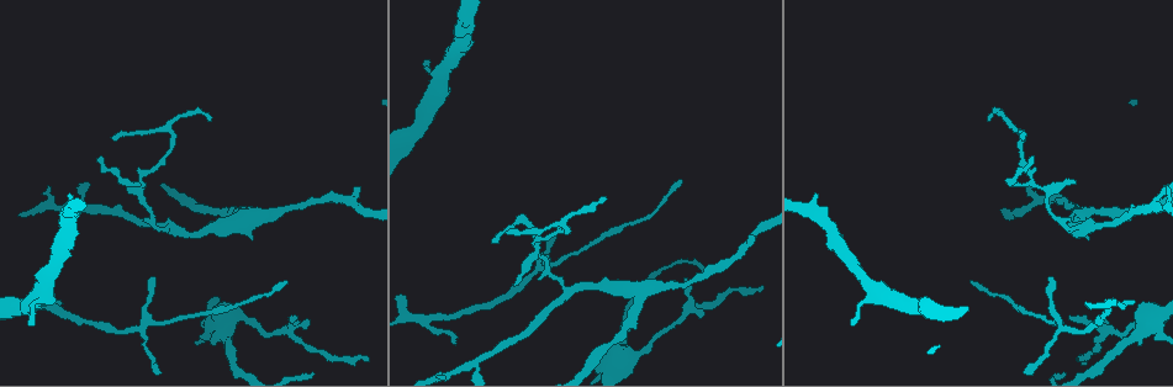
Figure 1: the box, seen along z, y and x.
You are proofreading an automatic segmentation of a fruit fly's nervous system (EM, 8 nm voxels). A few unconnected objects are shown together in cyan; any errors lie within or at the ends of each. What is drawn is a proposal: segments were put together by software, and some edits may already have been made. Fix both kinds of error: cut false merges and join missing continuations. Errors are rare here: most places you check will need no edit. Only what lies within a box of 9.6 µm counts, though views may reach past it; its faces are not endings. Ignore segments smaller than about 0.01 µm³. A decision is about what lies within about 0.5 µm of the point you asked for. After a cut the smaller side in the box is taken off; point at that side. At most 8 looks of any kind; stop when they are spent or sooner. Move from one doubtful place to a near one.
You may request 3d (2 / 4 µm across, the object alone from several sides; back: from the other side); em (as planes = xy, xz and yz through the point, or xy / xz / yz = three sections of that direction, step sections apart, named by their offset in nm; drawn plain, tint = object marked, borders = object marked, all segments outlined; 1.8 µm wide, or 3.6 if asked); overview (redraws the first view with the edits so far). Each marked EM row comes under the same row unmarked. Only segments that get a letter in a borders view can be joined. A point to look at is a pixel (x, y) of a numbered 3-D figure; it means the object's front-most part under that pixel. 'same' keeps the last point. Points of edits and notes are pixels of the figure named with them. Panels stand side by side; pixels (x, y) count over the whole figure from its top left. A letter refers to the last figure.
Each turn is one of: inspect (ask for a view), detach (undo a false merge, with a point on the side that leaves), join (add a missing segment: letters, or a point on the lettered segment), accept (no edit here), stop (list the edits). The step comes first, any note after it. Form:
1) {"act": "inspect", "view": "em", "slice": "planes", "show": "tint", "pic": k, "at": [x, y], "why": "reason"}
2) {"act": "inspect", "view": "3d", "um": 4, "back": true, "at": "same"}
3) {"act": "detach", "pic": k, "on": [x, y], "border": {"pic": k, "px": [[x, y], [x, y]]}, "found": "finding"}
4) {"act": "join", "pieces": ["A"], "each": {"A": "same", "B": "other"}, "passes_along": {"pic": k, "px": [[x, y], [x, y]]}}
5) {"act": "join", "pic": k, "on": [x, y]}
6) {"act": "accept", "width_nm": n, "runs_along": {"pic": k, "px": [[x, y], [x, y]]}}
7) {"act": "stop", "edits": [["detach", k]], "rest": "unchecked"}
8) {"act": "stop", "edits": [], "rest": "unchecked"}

{"act": "inspect", "view": "3d", "um": 4, "pic": 1, "at": [753, 236], "why": "free end"}

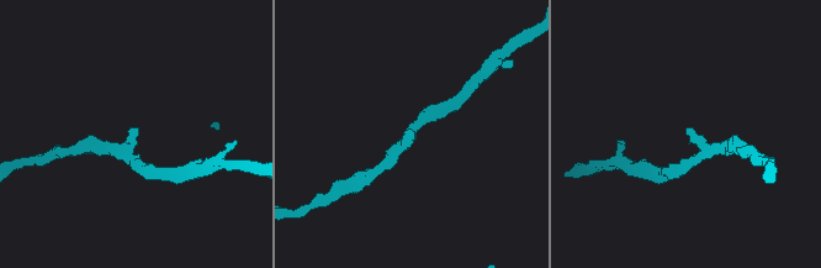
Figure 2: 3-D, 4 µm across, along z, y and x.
{"act": "inspect", "view": "em", "slice": "planes", "show": "borders", "pic": 2, "at": [688, 130]}

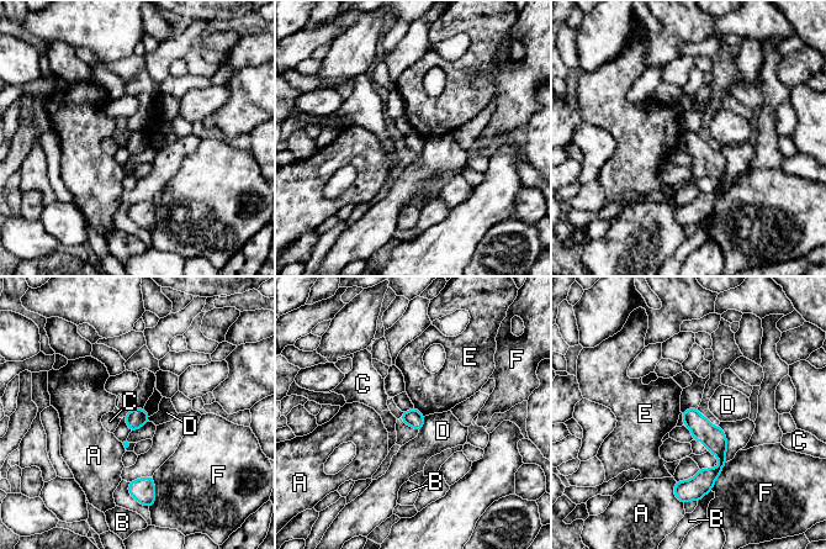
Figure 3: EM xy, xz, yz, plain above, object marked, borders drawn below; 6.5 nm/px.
{"act": "accept", "width_nm": 120, "each": {"A": "other", "B": "other", "C": "other", "D": "other", "E": "other", "F": "other"}, "border": {"pic": 3, "px": [[413, 407], [424, 416]]}, "found": "none of them fits"}

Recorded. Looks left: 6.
{"act": "inspect", "view": "em", "slice": "planes", "show": "borders", "pic": 1, "at": [1033, 187], "why": "four-way junction"}

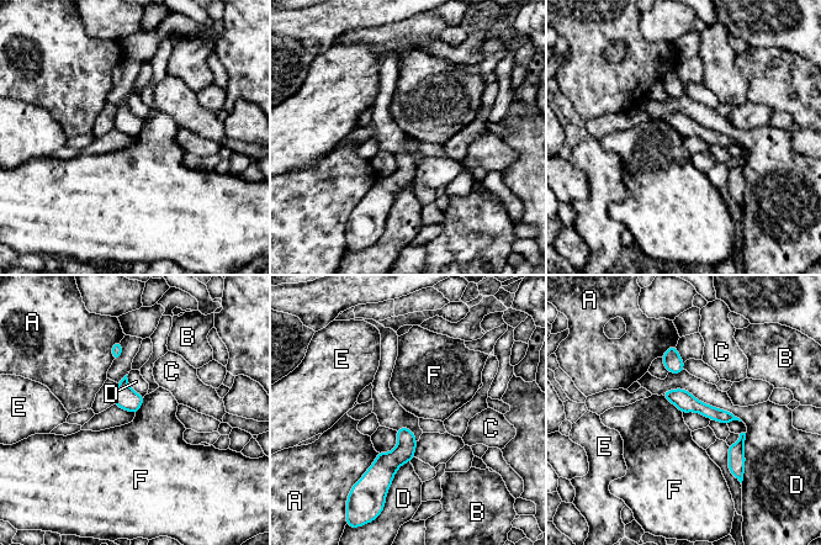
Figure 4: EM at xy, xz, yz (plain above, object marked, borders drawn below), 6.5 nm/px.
{"act": "accept", "width_nm": 110, "each": {"A": "other", "B": "other", "C": "other", "D": "other", "E": "other", "F": "other"}, "runs_along": {"pic": 4, "px": [[667, 395], [713, 413], [731, 417]]}, "found": "all the same neuron"}

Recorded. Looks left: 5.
{"act": "inspect", "view": "3d", "um": 4, "pic": 1, "at": [683, 279], "why": "branch stops here"}

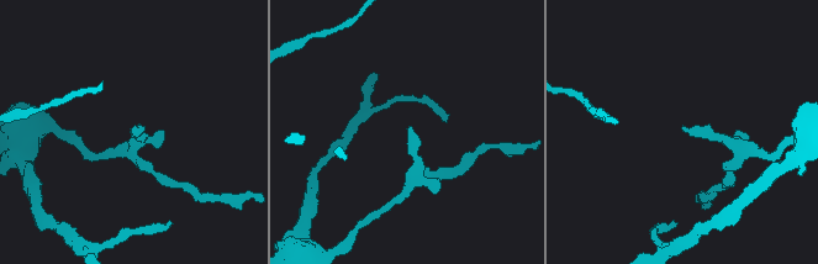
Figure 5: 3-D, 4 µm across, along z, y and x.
{"act": "inspect", "view": "em", "slice": "planes", "show": "borders", "pic": 5, "at": [412, 130]}

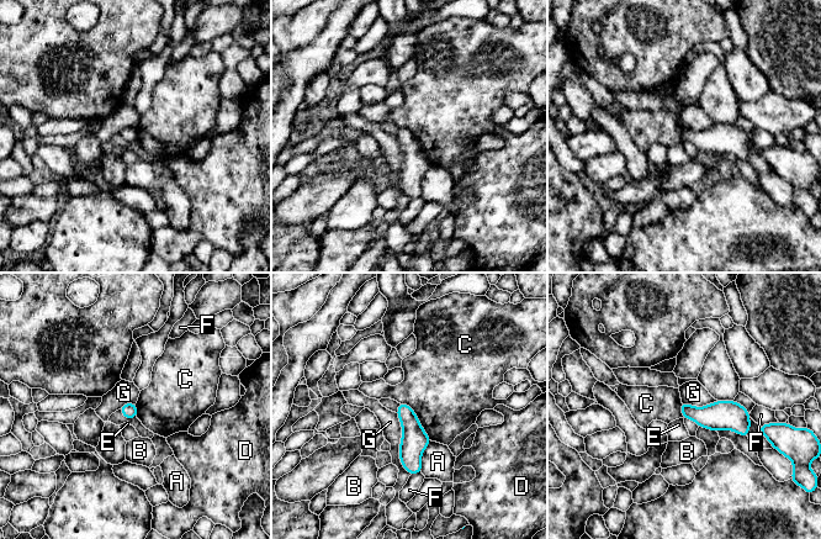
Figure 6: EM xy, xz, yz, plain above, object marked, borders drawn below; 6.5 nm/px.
{"act": "accept", "each": {"A": "other", "B": "other", "C": "other", "D": "other", "E": "other", "F": "other", "G": "other"}, "border": {"pic": 6, "px": [[400, 402], [412, 410], [432, 440]]}, "found": "no lettered segment goes on from it"}

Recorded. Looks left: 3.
{"act": "stop", "edits": [], "rest": "unchecked"}

